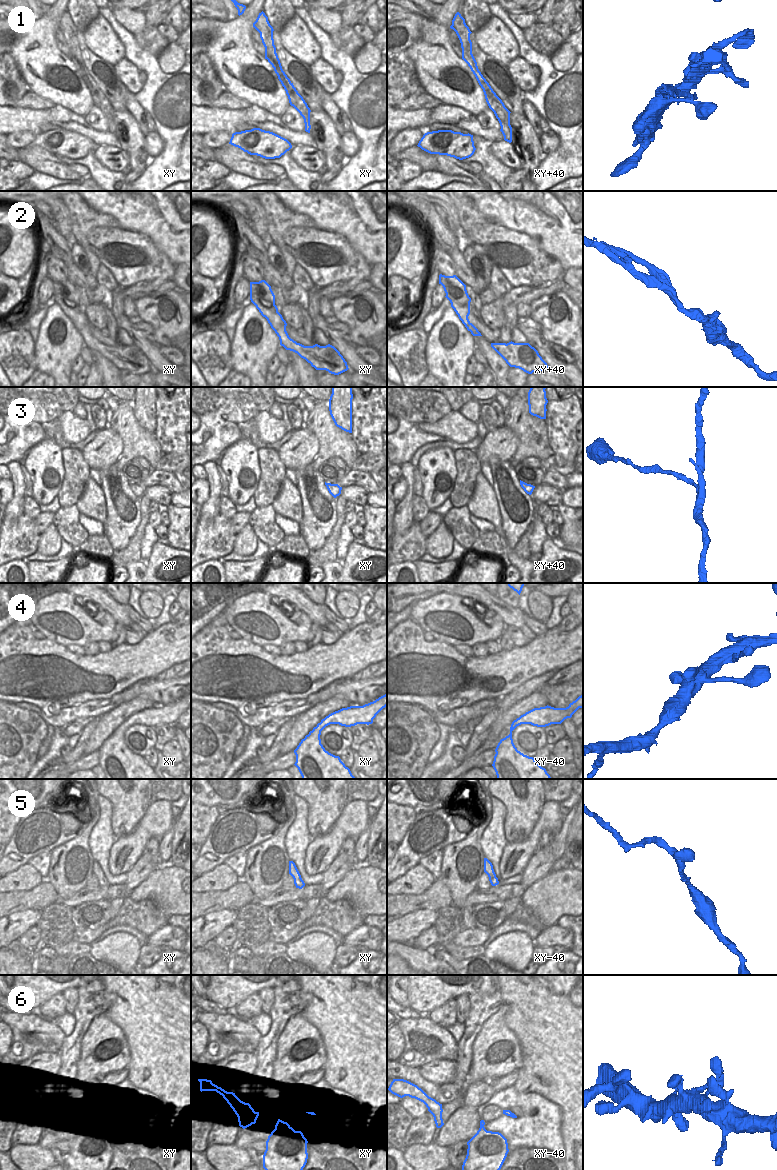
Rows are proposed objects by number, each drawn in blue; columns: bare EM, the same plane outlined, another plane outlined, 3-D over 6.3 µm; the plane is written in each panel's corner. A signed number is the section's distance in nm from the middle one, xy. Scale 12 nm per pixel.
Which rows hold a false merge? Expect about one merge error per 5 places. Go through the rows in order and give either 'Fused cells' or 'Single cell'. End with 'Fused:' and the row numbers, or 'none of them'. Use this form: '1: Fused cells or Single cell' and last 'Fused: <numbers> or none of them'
1: Fused cells
2: Fused cells
3: Single cell
4: Single cell
5: Single cell
6: Single cell
Fused: 1, 2

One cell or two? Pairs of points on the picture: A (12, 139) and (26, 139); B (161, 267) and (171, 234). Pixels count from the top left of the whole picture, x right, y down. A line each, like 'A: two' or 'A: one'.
A: one
B: two

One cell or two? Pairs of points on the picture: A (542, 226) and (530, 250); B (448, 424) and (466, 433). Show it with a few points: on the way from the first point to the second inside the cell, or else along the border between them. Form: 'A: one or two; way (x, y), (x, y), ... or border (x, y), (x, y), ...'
A: two; border (514, 230), (530, 235), (544, 251), (552, 256)
B: one; way (452, 426), (462, 430)

